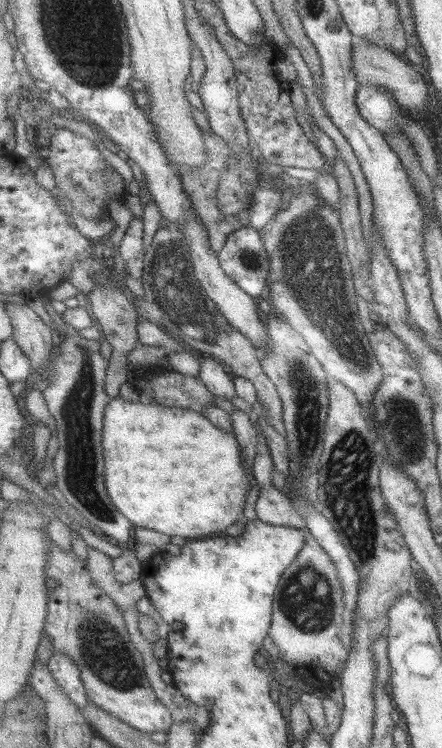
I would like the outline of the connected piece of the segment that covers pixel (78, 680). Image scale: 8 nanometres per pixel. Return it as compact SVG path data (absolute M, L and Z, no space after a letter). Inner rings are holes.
M55 651L48 660L48 667L52 670L55 680L69 695L69 698L72 698L72 701L81 711L86 710L90 700L78 664L75 664L71 658L62 652Z

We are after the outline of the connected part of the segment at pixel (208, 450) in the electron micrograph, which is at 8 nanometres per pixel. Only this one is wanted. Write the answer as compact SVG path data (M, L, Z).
M115 397L107 403L104 411L105 484L115 506L135 527L156 530L173 538L201 538L224 531L239 520L245 510L249 484L255 476L246 467L240 442L234 432L217 428L201 412L157 402L149 404L143 398L132 402Z

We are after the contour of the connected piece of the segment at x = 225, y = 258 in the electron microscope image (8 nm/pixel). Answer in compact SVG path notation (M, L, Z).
M245 226L232 232L223 251L219 253L220 264L224 272L251 296L261 298L268 293L272 273L272 258L264 246L261 231L253 226Z

